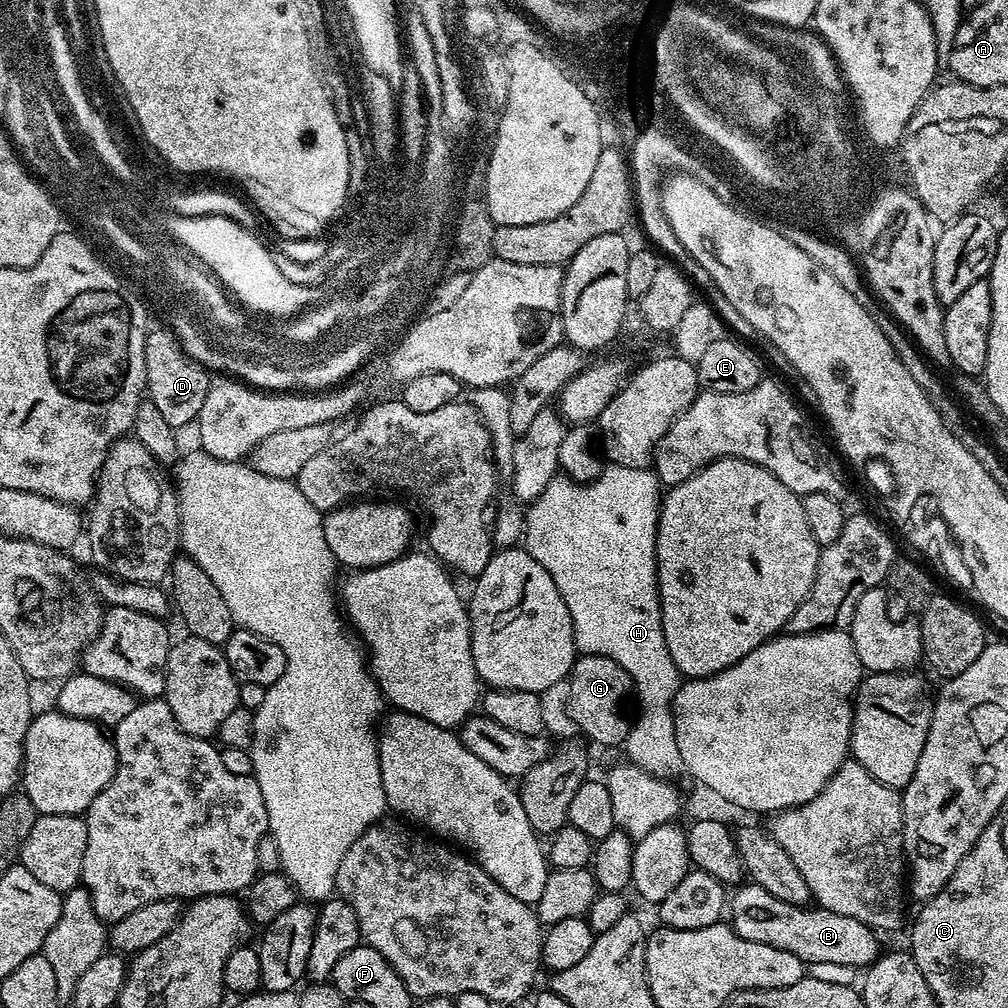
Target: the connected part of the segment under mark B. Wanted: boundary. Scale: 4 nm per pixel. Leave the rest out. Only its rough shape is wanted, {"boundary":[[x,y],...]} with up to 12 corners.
{"boundary":[[751,882],[730,896],[731,928],[805,966],[864,970],[877,929],[791,905]]}

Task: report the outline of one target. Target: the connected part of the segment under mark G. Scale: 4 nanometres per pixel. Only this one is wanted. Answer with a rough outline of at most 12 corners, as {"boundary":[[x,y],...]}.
{"boundary":[[577,655],[568,712],[585,741],[628,736],[632,679],[605,656]]}

